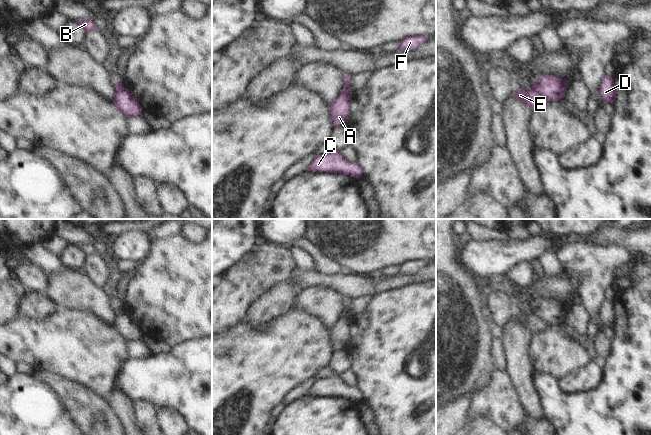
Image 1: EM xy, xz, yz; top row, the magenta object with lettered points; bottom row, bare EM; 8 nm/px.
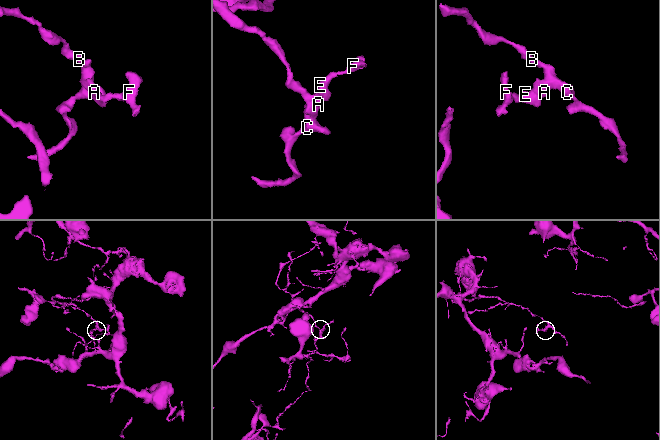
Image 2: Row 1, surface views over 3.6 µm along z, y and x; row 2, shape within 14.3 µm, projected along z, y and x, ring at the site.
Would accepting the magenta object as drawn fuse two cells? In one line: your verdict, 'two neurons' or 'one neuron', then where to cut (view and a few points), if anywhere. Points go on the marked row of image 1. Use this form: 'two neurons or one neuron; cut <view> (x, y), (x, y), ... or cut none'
two neurons; cut yz (531, 88), (538, 91), (548, 101)

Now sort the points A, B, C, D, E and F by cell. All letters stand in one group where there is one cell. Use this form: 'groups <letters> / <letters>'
groups A B C D / E F

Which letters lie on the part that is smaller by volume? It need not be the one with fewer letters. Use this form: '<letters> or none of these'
E, F

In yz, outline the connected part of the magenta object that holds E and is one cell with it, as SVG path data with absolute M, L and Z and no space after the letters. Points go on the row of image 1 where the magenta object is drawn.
M516 88L513 95L517 100L525 104L531 111L546 108L549 104L549 101L542 94L532 88L530 88L529 91L525 91L522 88Z

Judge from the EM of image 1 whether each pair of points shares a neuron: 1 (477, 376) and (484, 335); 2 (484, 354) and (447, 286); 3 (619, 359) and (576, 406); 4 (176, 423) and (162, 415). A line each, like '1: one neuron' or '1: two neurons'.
1: one neuron
2: one neuron
3: one neuron
4: one neuron

